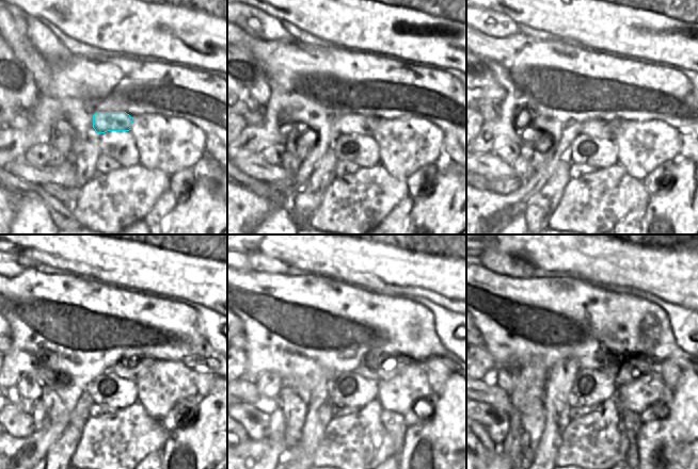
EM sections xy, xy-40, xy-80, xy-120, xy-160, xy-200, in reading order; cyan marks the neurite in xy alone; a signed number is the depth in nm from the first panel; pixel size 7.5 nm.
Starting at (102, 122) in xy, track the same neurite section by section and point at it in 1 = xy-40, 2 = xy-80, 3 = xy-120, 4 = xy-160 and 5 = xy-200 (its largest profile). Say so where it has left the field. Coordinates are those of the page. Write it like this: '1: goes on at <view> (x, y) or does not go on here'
1: goes on at xy-40 (358, 124)
2: goes on at xy-80 (604, 129)
3: goes on at xy-120 (125, 368)
4: goes on at xy-160 (367, 369)
5: goes on at xy-200 (609, 369)

